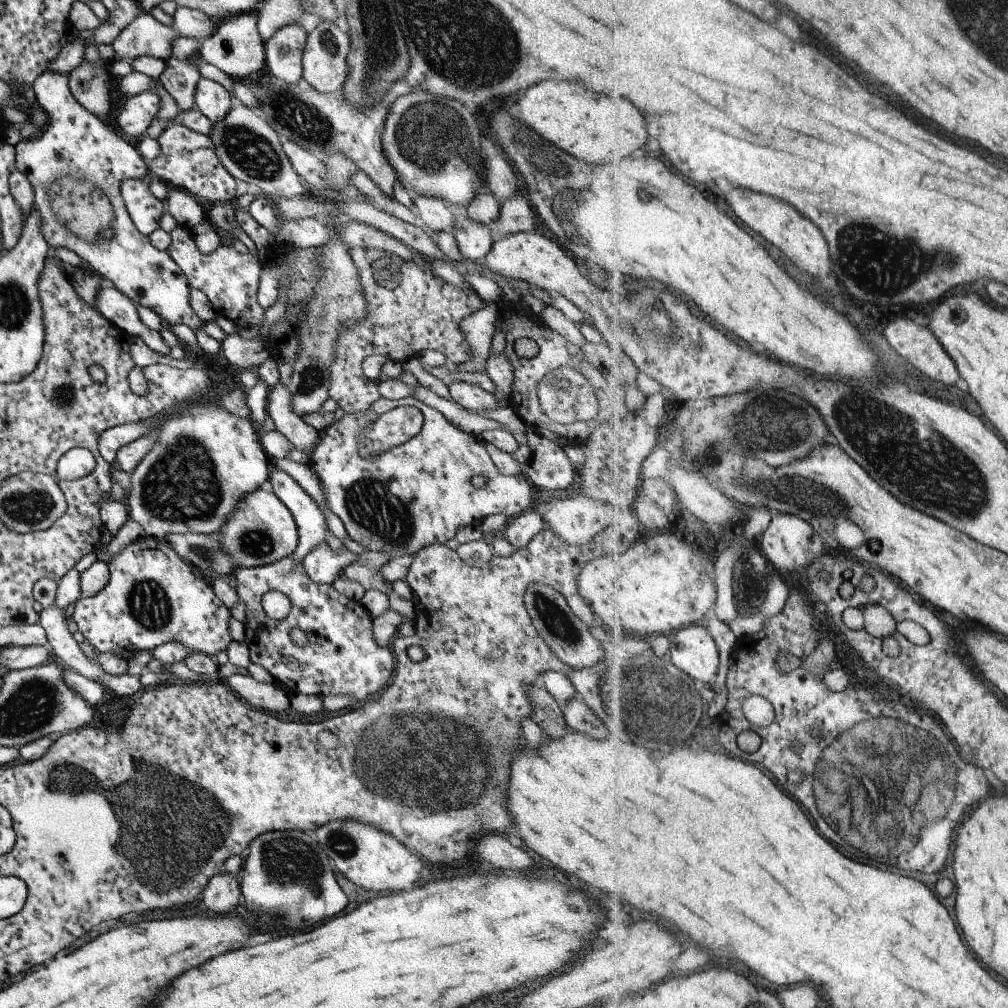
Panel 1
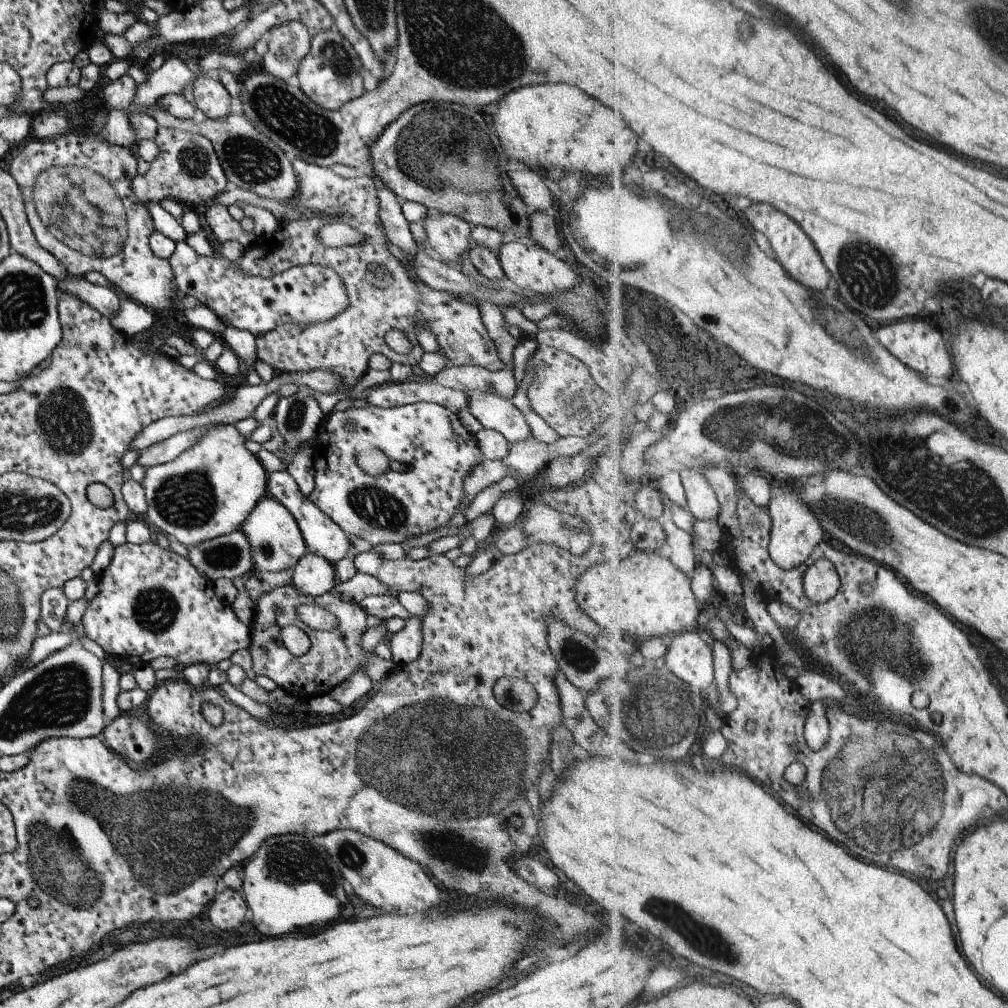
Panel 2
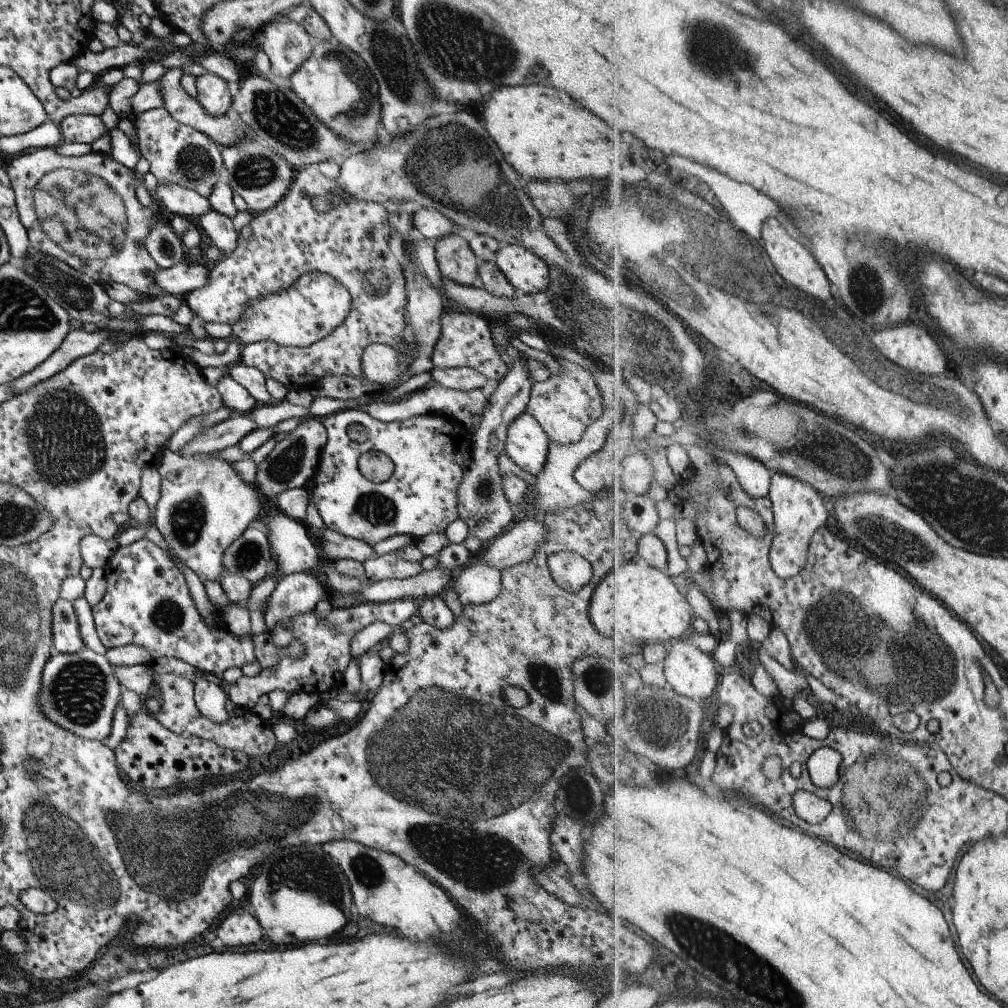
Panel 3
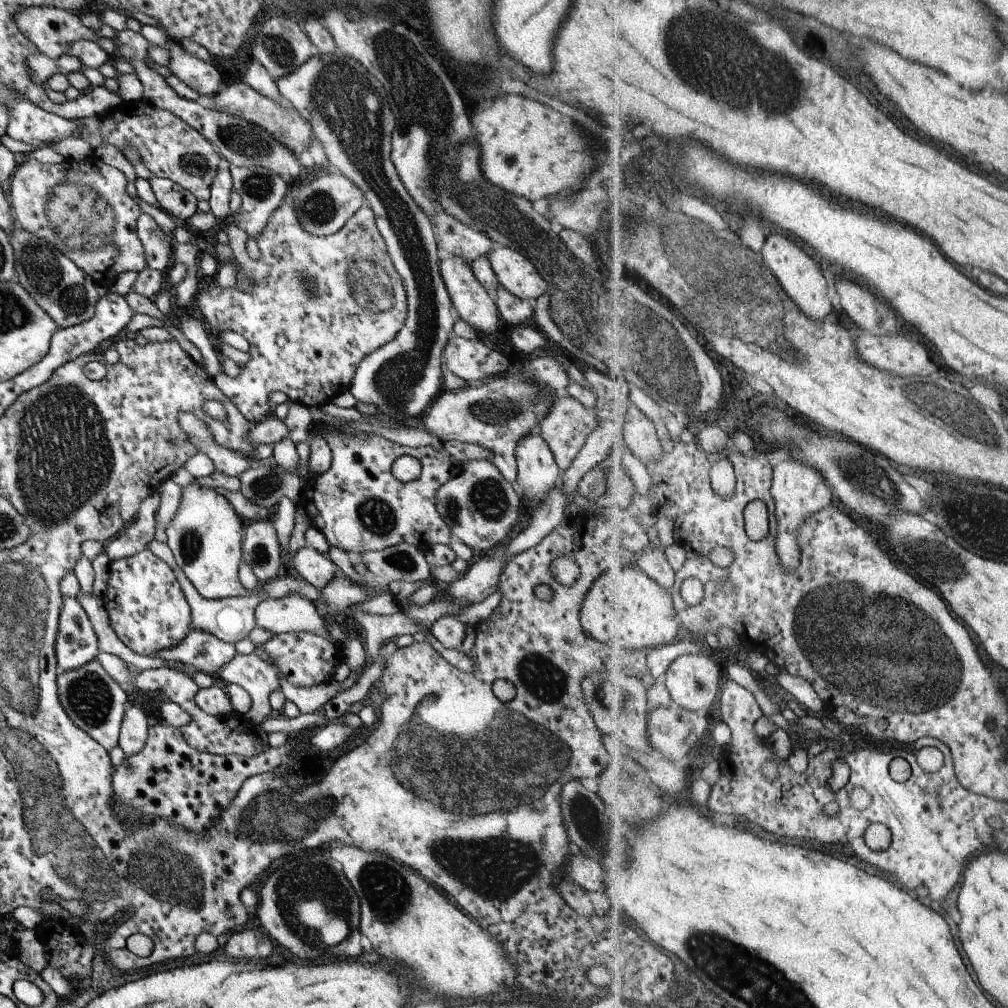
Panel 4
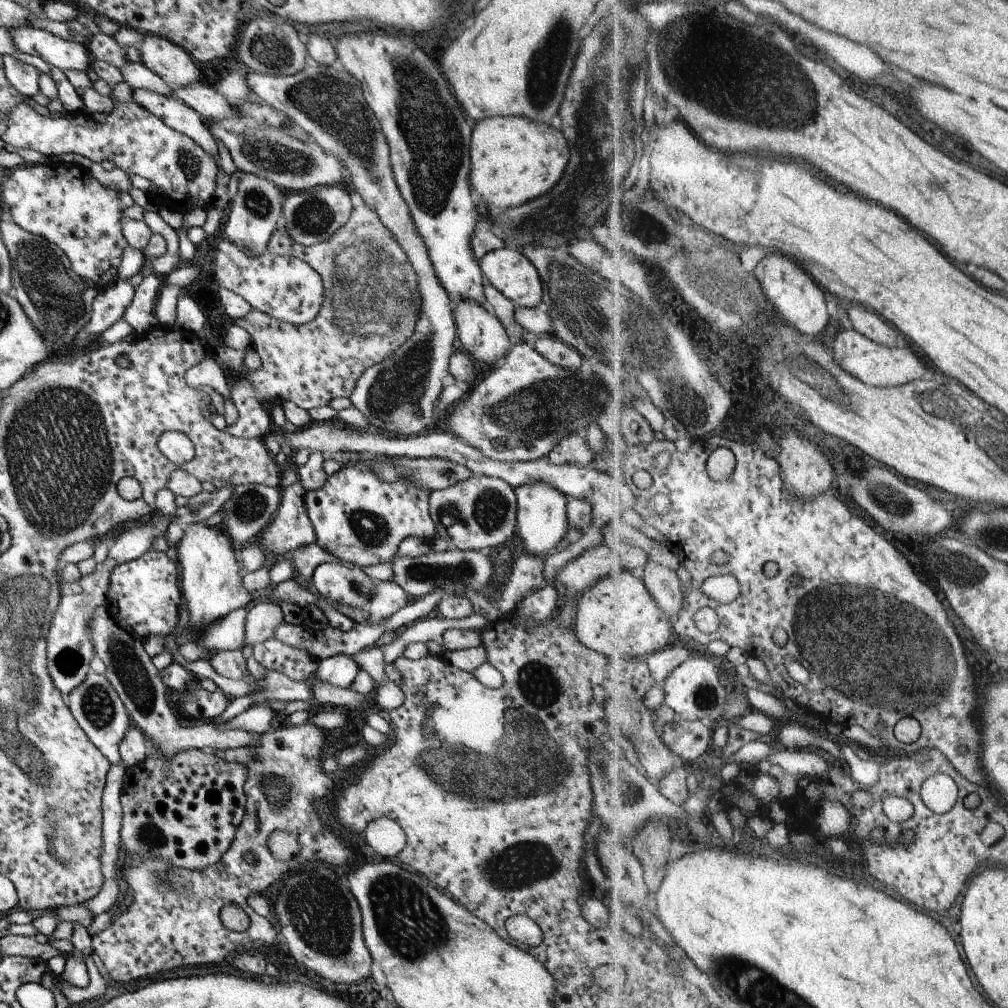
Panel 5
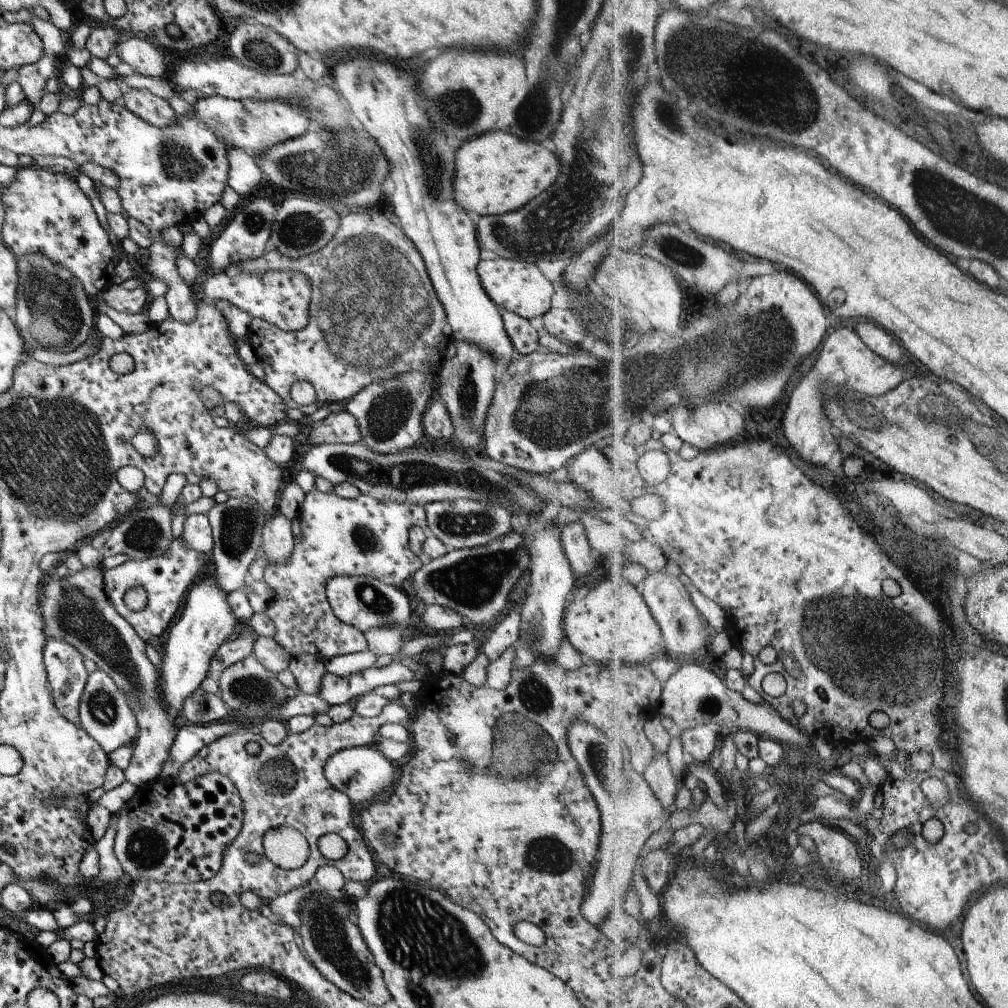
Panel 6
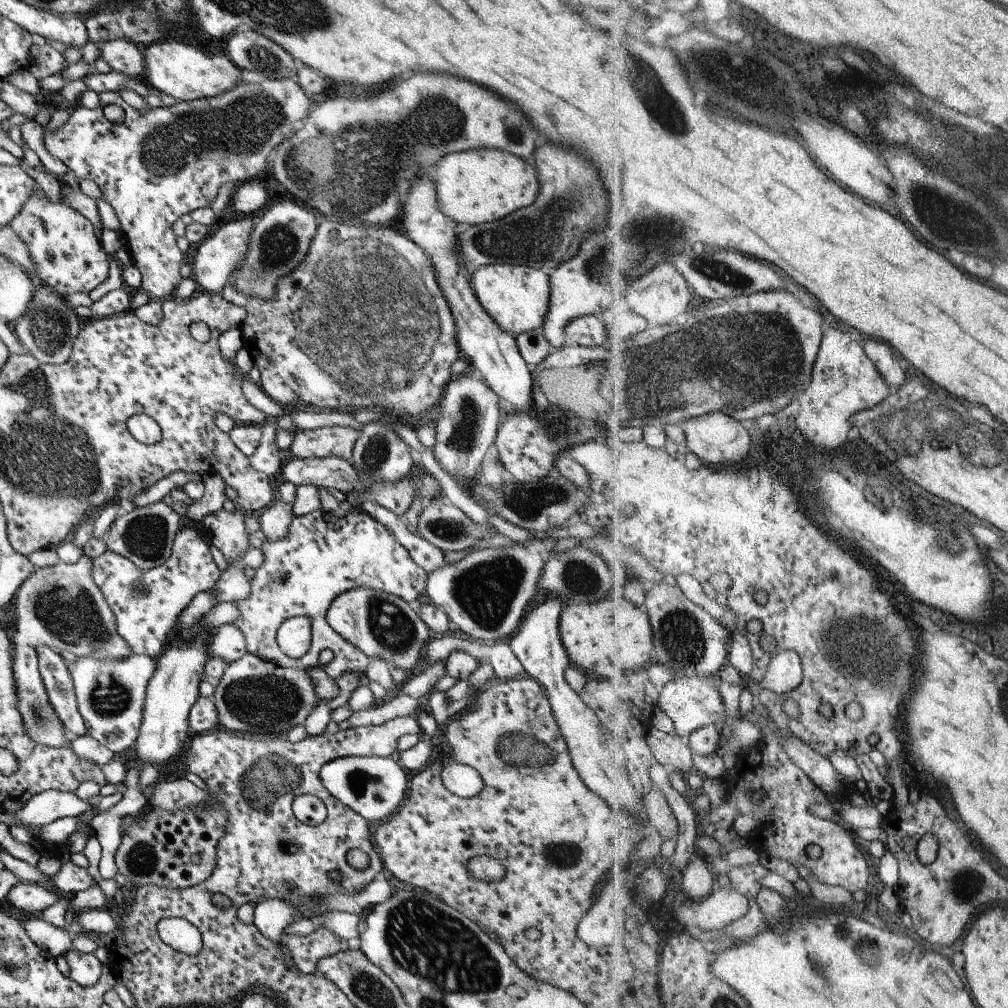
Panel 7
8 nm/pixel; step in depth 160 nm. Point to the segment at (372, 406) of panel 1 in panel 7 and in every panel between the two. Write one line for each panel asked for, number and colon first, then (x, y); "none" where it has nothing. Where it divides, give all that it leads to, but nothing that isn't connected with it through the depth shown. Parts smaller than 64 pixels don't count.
2: (438, 451)
3: (428, 452)
4: (358, 506)
5: (357, 517)
6: (364, 536)
7: (321, 555)

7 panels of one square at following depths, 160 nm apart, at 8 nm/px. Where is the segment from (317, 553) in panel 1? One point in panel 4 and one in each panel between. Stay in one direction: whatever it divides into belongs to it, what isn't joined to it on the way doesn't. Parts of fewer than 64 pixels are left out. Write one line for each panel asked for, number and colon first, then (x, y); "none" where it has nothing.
2: (313, 575)
3: (299, 592)
4: (293, 613)

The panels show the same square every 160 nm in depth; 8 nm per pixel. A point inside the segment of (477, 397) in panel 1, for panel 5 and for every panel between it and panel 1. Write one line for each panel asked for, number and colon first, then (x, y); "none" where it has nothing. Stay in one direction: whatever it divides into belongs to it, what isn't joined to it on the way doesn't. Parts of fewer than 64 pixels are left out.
2: (494, 412)
3: (526, 444)
4: (536, 471)
5: (541, 523)

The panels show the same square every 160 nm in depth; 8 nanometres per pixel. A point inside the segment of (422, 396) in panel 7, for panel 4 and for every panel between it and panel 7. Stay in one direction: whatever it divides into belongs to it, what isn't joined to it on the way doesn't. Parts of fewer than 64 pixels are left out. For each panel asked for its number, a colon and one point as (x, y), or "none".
4: (307, 345)
5: (371, 301)
6: (387, 299)

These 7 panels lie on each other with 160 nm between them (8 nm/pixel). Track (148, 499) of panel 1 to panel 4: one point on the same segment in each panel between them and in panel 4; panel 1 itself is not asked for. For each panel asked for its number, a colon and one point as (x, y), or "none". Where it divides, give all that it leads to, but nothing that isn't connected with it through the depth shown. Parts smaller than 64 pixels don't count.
2: (206, 491)
3: (203, 505)
4: (204, 536)

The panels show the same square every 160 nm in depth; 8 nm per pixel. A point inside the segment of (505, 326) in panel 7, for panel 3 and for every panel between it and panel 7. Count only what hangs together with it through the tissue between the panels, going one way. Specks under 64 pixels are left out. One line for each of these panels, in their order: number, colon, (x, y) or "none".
3: (526, 272)
4: (513, 271)
5: (506, 269)
6: (518, 286)

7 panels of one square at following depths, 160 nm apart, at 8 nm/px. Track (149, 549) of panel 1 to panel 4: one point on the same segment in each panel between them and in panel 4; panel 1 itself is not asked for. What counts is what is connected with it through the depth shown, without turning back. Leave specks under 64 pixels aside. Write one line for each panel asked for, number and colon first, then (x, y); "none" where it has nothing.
2: (151, 602)
3: (146, 602)
4: (146, 608)

